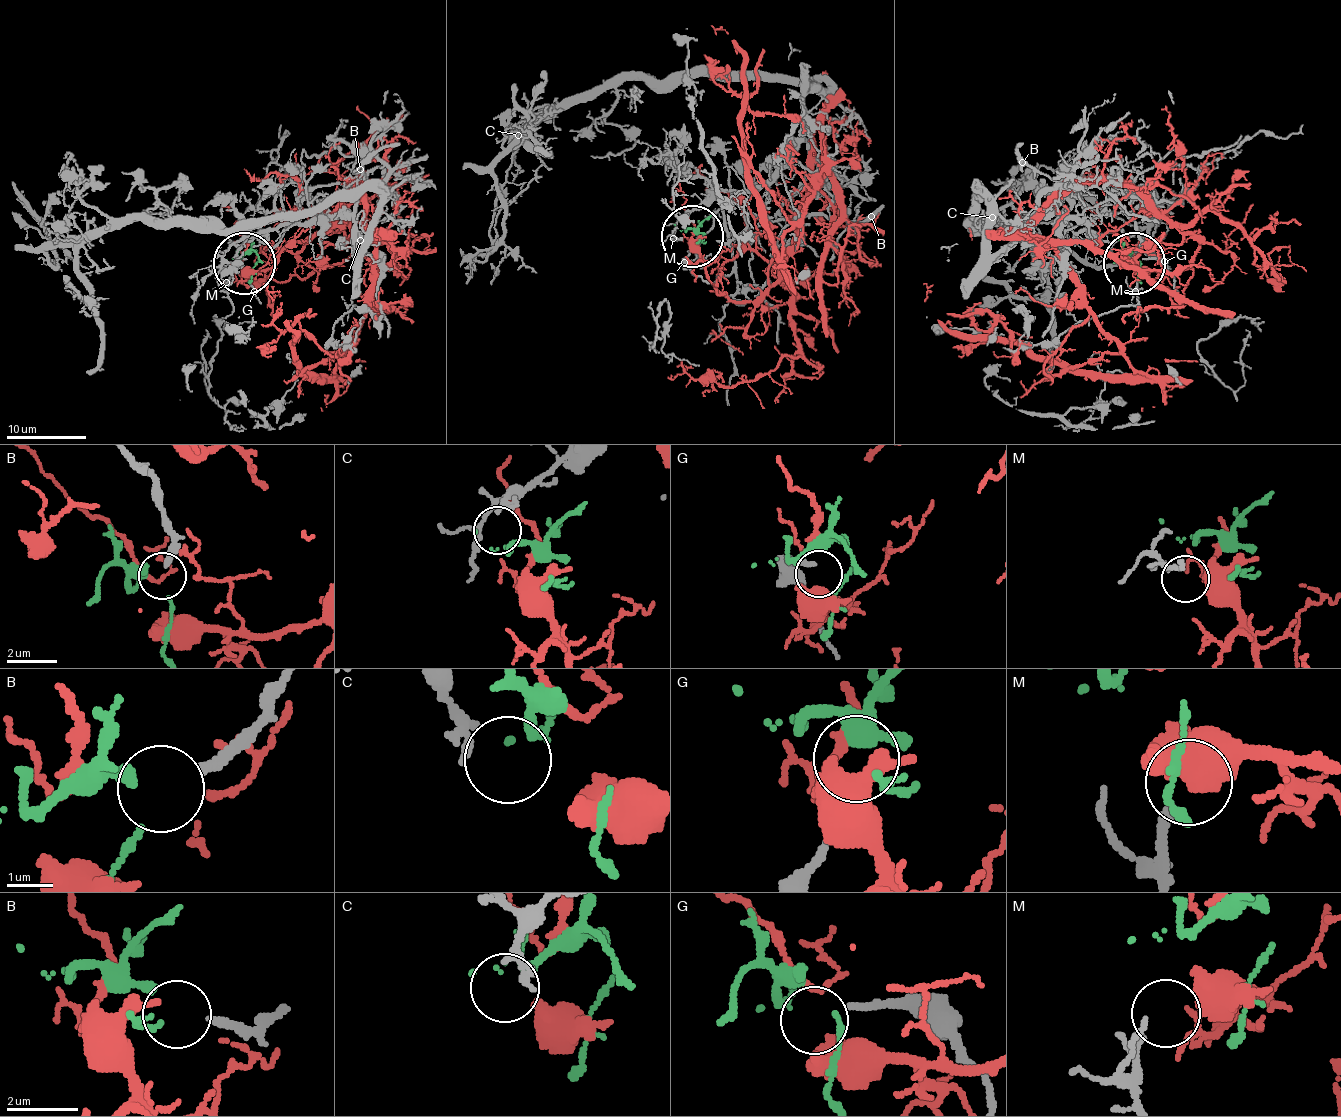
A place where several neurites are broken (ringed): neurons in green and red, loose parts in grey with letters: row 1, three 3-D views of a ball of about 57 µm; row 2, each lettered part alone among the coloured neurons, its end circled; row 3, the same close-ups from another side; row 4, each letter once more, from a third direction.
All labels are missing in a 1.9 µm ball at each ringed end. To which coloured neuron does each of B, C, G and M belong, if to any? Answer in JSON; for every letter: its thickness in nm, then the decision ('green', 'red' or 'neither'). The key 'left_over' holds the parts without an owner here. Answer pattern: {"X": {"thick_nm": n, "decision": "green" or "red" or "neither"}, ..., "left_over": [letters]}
{"B": {"thick_nm": 240, "decision": "green"}, "C": {"thick_nm": 280, "decision": "neither"}, "G": {"thick_nm": 170, "decision": "neither"}, "M": {"thick_nm": 240, "decision": "neither"}, "left_over": ["C", "G", "M"]}

